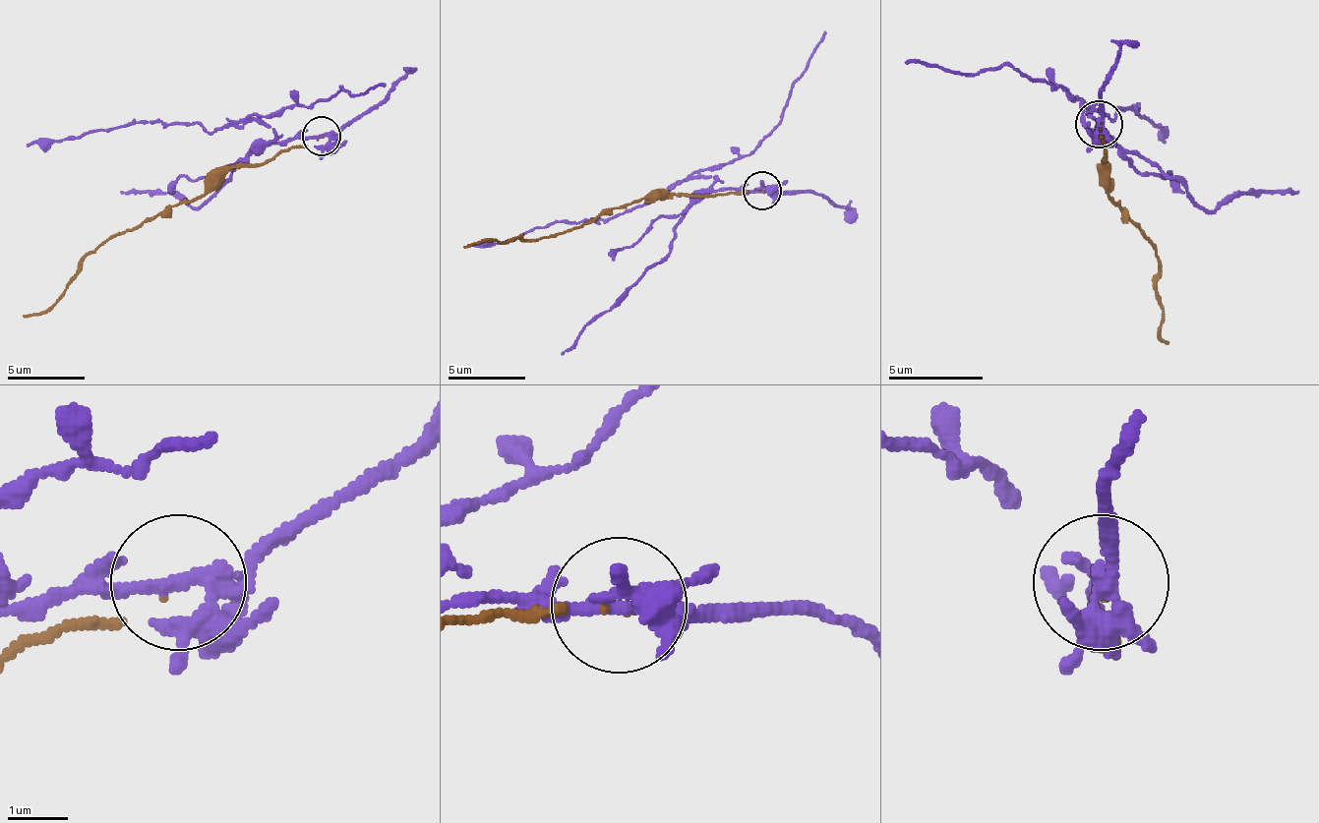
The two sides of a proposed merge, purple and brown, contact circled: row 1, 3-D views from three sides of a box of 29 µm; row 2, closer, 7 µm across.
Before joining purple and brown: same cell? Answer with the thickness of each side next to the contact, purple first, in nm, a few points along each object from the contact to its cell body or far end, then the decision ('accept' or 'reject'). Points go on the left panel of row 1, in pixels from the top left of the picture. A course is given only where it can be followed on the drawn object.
200 nm thick on the purple side, 30 nm on the other; purple runs (322, 137), (275, 137), (244, 121), (209, 133), (162, 121), (116, 125), (69, 141), (26, 145); brown runs (322, 137), (260, 164), (232, 164), (194, 199), (112, 234), (49, 308), (23, 316); reject

